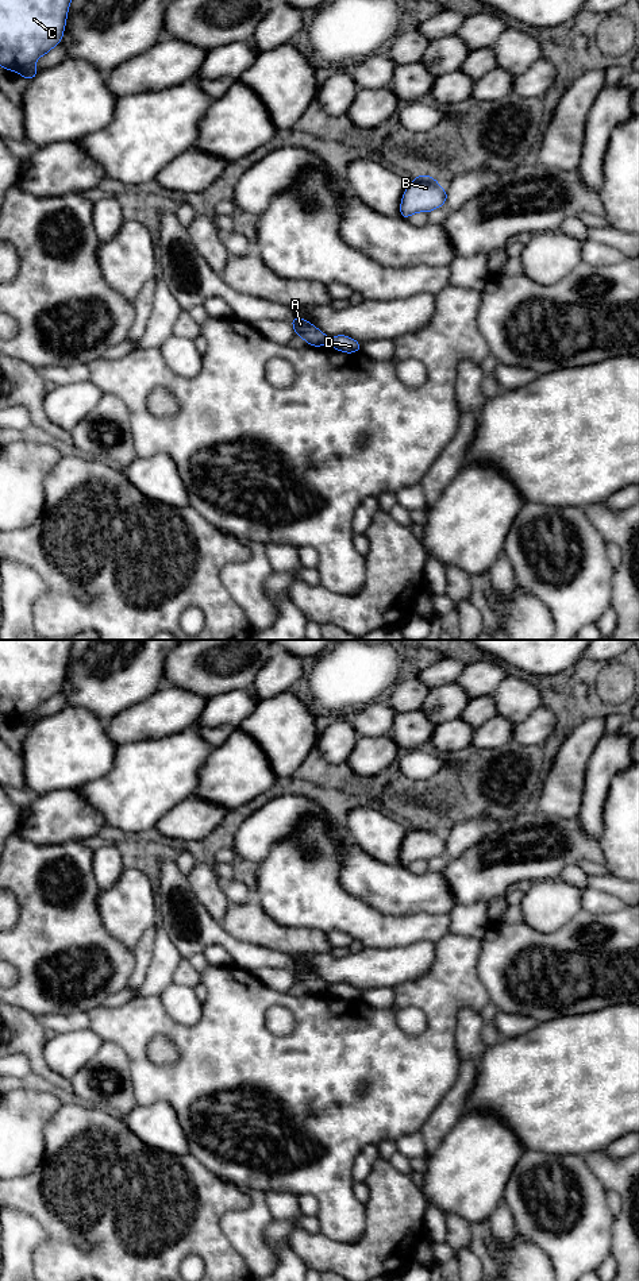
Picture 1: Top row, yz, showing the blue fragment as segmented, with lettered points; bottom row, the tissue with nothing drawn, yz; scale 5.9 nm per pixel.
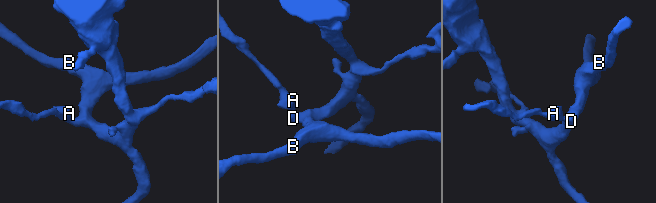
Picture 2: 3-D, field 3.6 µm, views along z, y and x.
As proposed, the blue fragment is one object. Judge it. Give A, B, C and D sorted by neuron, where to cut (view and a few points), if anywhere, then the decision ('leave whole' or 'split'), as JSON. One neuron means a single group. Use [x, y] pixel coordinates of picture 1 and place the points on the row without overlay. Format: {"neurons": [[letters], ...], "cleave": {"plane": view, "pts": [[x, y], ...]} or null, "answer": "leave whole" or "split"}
{"neurons": [["A"], ["B", "C", "D"]], "cleave": {"plane": "yz", "pts": [[330, 986], [327, 991]]}, "answer": "split"}

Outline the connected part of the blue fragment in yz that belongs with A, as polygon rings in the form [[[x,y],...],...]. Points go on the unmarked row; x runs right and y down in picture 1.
[[[295,965],[289,968],[293,973],[295,983],[299,983],[309,993],[320,995],[328,992],[330,985],[327,985],[320,977],[317,977],[313,972],[308,971],[305,966]]]

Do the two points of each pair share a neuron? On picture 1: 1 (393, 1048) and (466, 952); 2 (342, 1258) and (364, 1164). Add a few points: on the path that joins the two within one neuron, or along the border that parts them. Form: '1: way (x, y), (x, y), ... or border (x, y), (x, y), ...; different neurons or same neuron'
1: way (423, 1041), (441, 1023), (441, 994), (453, 982); same neuron
2: border (380, 1157), (365, 1183); different neurons

